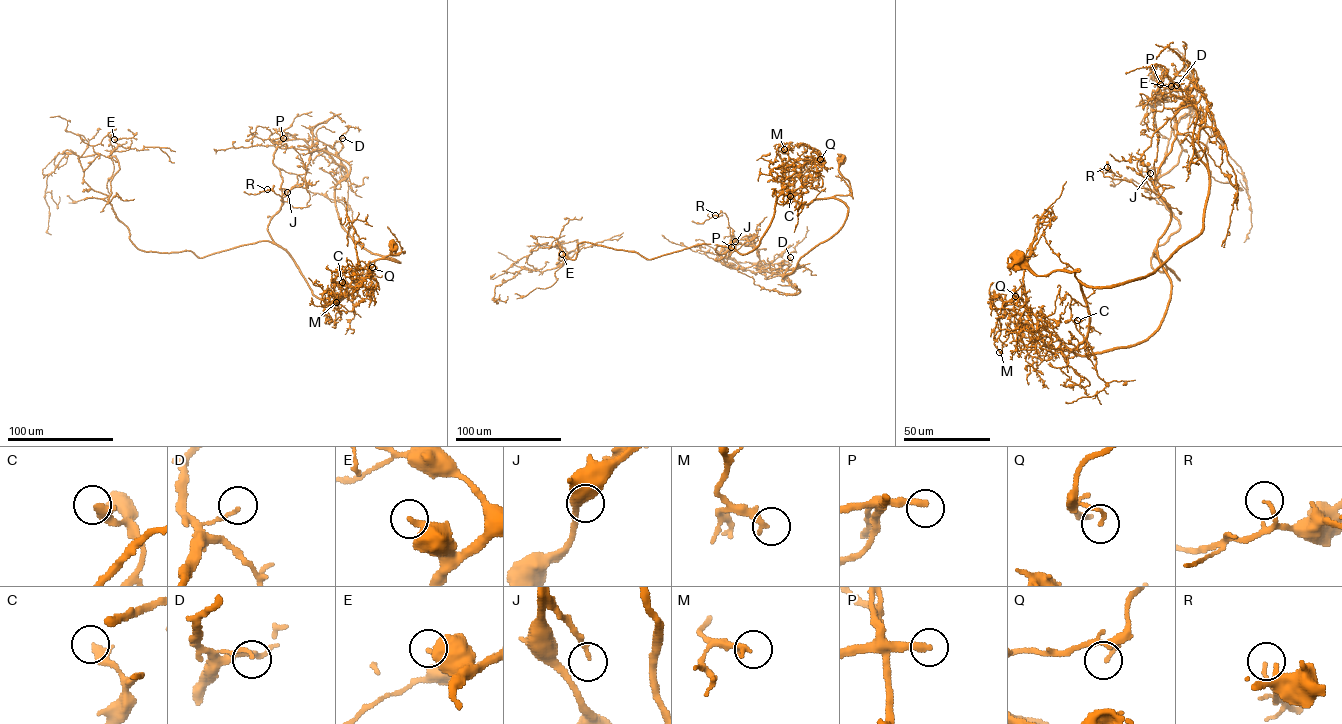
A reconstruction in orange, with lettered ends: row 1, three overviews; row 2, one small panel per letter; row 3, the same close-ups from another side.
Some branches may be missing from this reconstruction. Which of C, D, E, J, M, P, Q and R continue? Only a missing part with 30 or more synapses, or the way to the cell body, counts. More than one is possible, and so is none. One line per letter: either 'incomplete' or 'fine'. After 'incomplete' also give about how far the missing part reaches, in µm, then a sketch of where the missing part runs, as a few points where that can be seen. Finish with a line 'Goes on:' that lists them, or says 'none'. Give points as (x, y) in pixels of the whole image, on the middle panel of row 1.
C: fine
D: fine
E: fine
J: fine
M: fine
P: incomplete; about 25 µm are missing; missing branch runs (731, 247), (753, 246)
Q: fine
R: fine
Goes on: P

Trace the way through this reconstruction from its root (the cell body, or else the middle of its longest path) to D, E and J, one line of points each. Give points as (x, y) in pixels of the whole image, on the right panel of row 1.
D: (1021, 258), (1038, 275), (1114, 286), (1200, 232), (1208, 169), (1194, 146), (1196, 110), (1176, 85)
E: (1021, 258), (1075, 271), (1077, 354), (1157, 329), (1171, 86)
J: (1021, 258), (1075, 271), (1077, 354), (1142, 342), (1171, 293), (1150, 173)

